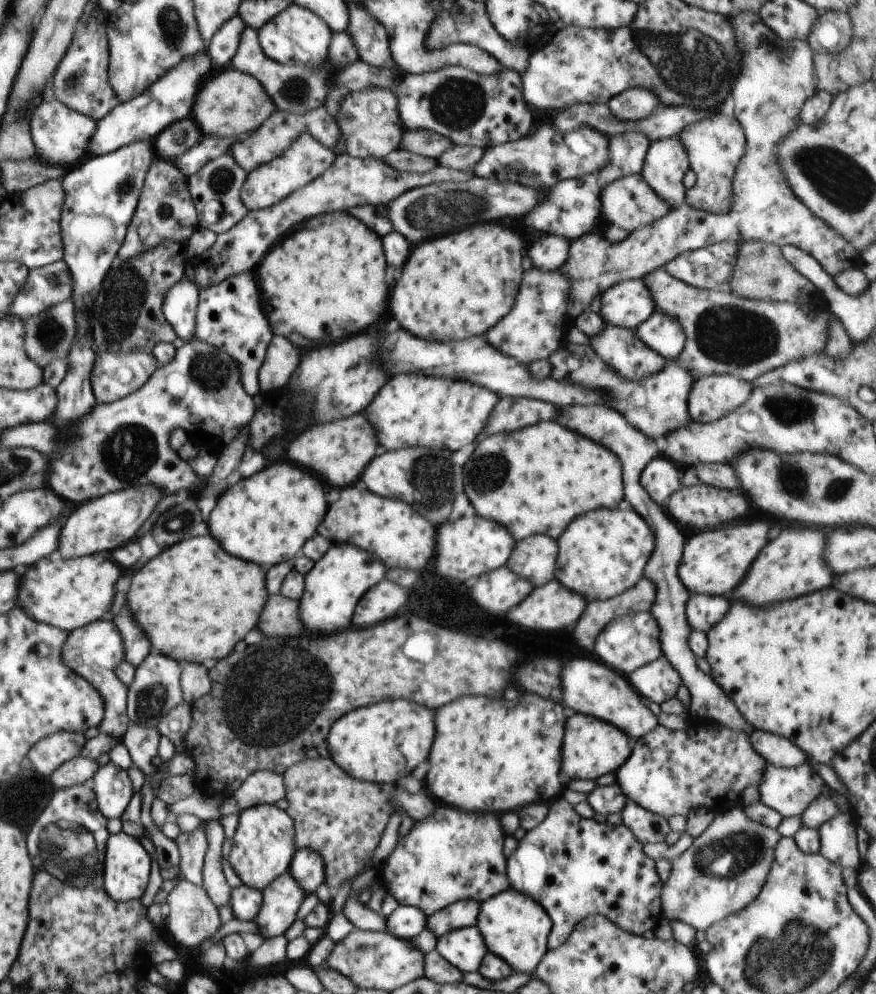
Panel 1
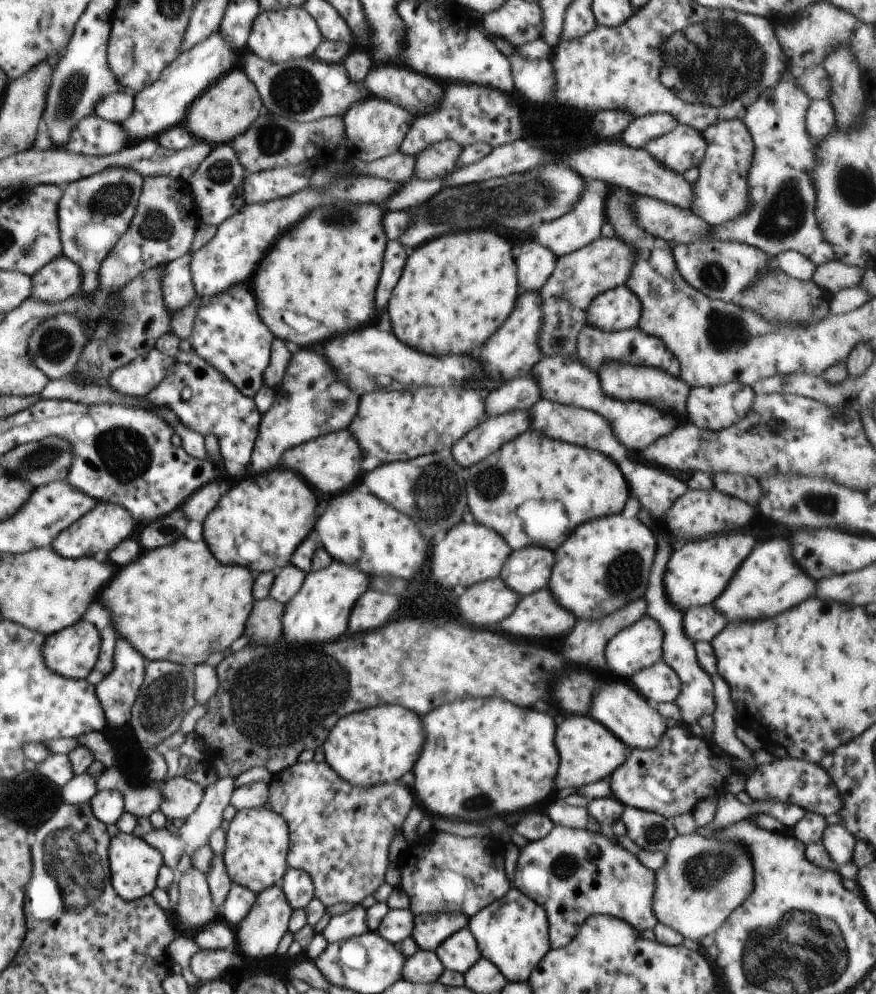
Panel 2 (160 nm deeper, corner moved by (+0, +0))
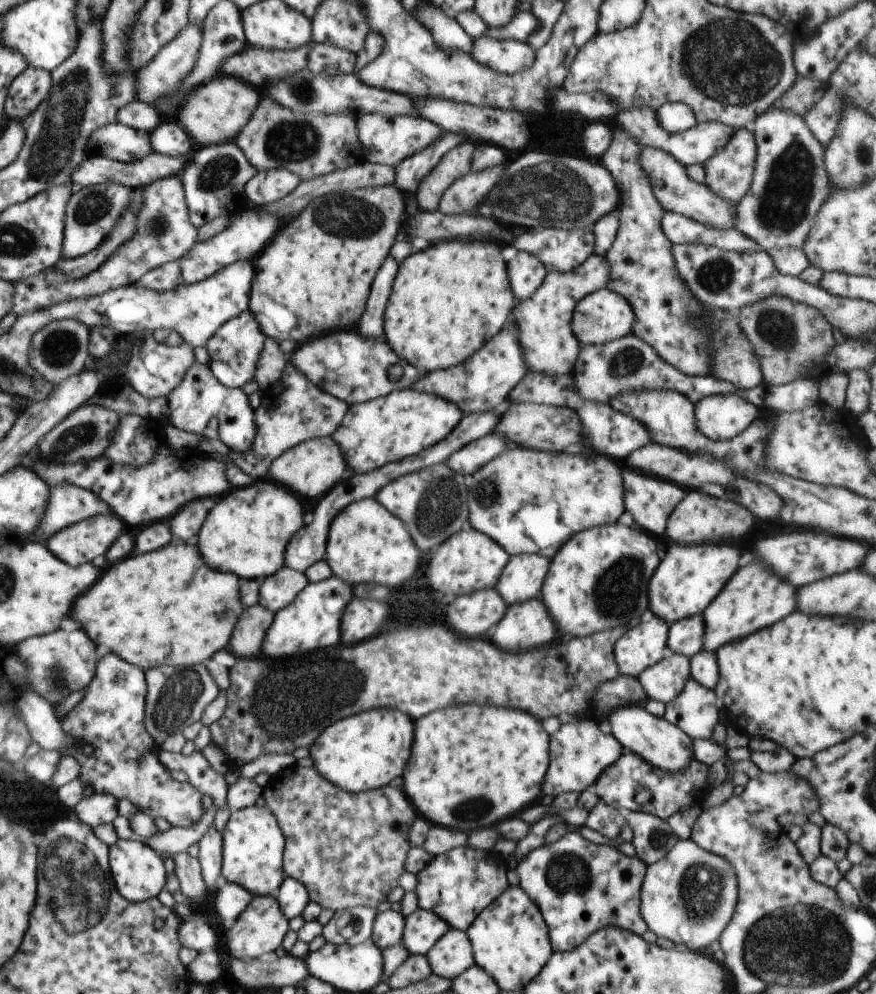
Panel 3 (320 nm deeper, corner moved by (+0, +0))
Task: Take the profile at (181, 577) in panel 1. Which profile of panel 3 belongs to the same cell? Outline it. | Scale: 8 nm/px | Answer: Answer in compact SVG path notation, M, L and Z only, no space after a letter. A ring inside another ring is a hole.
M168 544L166 548L162 550L156 550L156 552L150 552L150 554L142 554L142 556L130 556L130 558L124 558L120 560L120 564L114 564L108 572L104 572L102 576L102 582L96 582L92 586L92 590L88 590L86 594L82 594L78 600L76 600L76 606L72 608L72 619L76 620L84 632L94 640L94 643L99 647L100 651L111 652L119 655L120 658L124 658L126 662L134 664L134 666L140 666L144 673L150 668L158 666L169 665L174 667L194 667L198 664L203 664L212 658L214 652L222 650L224 646L228 646L230 638L232 638L232 630L236 628L234 624L240 620L244 612L244 604L240 600L240 584L241 579L238 580L236 574L222 574L222 572L216 572L216 570L210 570L204 560L200 560L200 552L196 546L188 546L188 544Z

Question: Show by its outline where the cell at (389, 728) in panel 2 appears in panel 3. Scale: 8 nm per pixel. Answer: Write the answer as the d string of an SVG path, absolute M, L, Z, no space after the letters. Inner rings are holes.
M366 710L328 726L310 746L320 776L340 790L360 793L395 784L404 774L414 738L414 722L398 710Z

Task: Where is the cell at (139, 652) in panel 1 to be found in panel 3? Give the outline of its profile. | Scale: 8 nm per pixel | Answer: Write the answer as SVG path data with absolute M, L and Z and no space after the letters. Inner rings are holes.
M105 652L97 663L95 678L87 687L84 698L73 710L61 720L62 730L66 736L80 738L80 742L88 742L94 752L82 754L80 750L62 750L62 756L72 756L80 760L80 780L84 787L90 786L94 793L110 794L116 800L130 800L138 810L152 819L164 818L171 827L192 826L205 812L201 793L189 782L178 782L172 778L170 770L160 763L158 745L152 740L145 728L145 697L147 683L145 673L140 666L126 662L124 658L111 652Z

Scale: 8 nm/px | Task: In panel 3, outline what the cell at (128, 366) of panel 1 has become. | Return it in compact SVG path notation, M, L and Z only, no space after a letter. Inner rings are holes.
M148 334L146 342L131 356L124 370L125 382L144 398L166 397L184 378L186 370L197 362L194 350L190 344L181 343L180 346L166 346L154 340L152 334Z

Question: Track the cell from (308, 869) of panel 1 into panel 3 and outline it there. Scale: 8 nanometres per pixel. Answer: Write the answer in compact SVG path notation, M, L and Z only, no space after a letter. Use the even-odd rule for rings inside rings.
M286 877L280 886L278 894L275 896L275 900L279 903L286 919L290 921L292 918L302 915L304 908L310 902L310 896L302 882Z

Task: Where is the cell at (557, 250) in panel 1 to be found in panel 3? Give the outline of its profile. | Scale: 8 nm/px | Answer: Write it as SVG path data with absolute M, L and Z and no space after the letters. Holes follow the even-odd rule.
M518 251L518 254L506 264L512 293L521 301L531 298L532 294L540 289L548 273L544 262L528 252Z

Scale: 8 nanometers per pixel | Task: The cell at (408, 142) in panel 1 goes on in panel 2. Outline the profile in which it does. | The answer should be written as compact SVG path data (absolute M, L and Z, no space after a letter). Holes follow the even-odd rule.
M443 140L442 142L429 146L417 156L416 160L414 160L415 169L413 176L425 181L431 181L432 179L444 180L450 173L453 173L459 168L457 162L459 161L459 156L462 151L463 147L455 140Z

